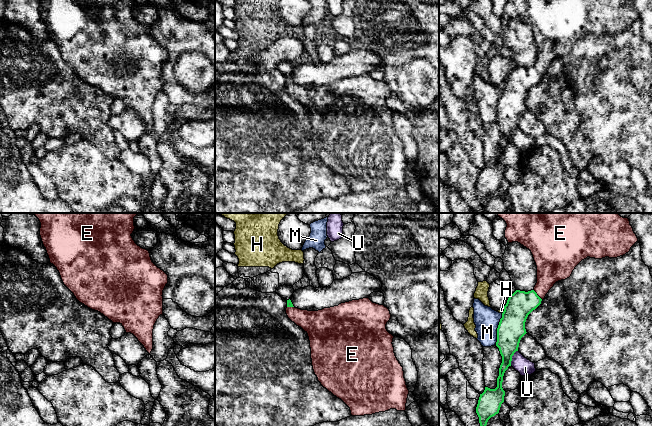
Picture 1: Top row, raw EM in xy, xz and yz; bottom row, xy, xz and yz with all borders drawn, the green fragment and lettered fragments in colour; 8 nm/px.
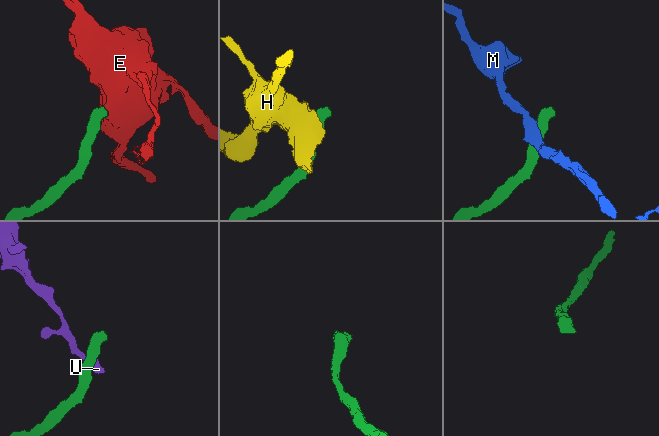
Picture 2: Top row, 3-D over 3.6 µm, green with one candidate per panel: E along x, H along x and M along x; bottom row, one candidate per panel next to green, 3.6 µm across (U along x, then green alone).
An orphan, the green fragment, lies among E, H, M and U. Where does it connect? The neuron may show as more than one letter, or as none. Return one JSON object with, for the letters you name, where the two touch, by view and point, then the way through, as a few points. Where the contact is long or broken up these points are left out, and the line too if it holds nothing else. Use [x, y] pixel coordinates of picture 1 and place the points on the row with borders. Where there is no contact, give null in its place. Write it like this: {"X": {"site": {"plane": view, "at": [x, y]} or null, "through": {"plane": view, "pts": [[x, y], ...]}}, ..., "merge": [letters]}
{"E": {"site": {"plane": "yz", "at": [537, 295]}, "through": {"plane": "yz", "pts": [[520, 304], [531, 300], [537, 295], [551, 268]]}}, "merge": ["E"]}

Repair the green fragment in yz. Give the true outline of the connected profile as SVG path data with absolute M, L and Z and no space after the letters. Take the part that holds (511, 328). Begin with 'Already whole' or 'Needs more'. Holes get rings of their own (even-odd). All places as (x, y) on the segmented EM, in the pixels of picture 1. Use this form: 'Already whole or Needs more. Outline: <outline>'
Needs more. Outline: M497 213L506 224L505 238L508 243L518 242L533 255L537 266L537 283L533 290L525 292L516 290L511 294L504 306L502 318L500 319L497 328L496 346L499 348L502 356L502 363L499 368L499 376L497 378L497 387L490 389L485 387L485 390L480 394L476 413L479 417L480 426L486 426L488 420L499 413L501 404L504 402L505 391L502 388L503 376L505 371L511 366L512 356L518 351L521 338L527 333L525 322L528 315L535 310L541 301L545 298L549 290L558 281L569 278L575 267L587 257L602 259L605 257L617 258L625 255L631 247L638 241L636 234L628 218L623 218L619 213Z

